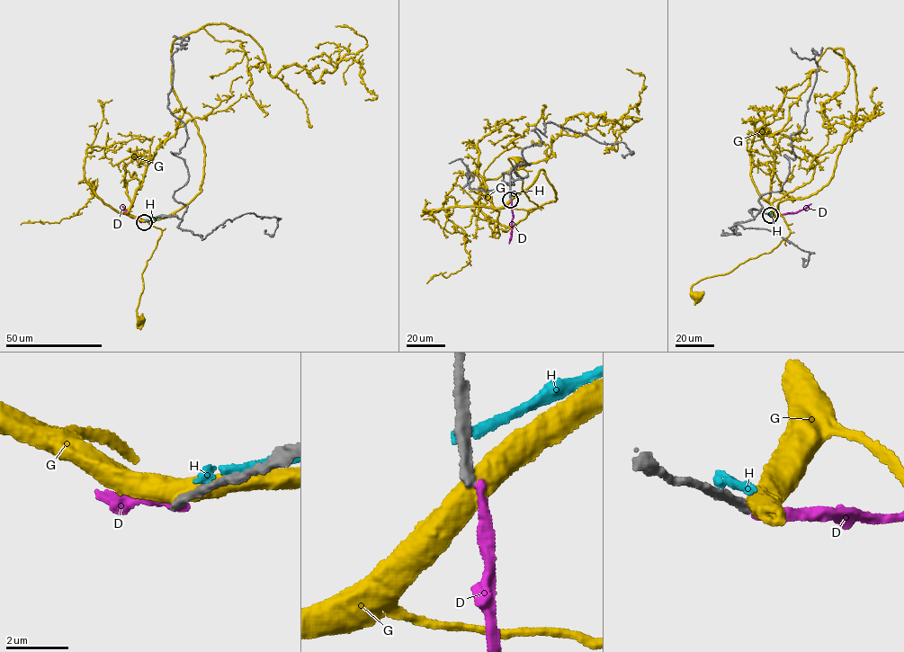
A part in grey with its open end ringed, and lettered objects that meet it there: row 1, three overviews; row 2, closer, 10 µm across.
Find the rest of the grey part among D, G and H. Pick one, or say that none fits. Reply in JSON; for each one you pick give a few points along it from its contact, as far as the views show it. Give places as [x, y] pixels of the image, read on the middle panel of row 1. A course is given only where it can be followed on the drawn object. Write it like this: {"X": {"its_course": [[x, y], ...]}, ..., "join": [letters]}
{"join": []}

